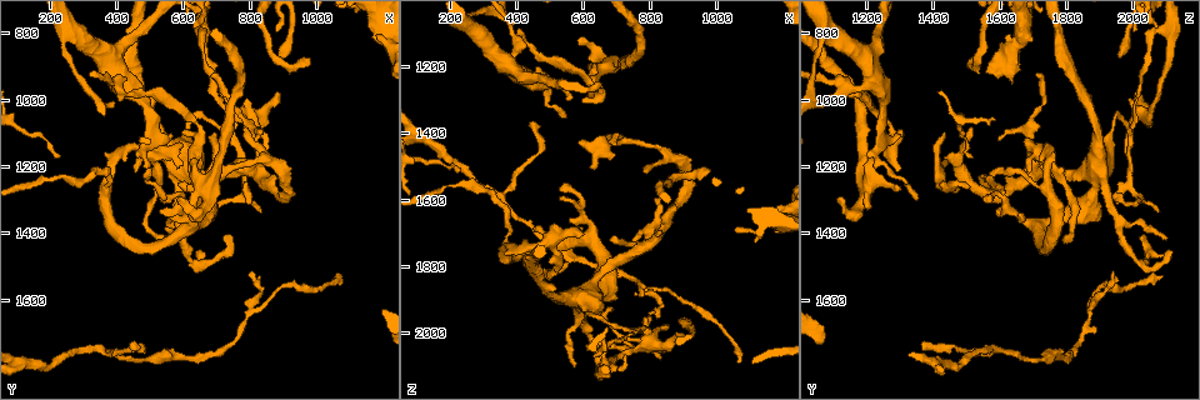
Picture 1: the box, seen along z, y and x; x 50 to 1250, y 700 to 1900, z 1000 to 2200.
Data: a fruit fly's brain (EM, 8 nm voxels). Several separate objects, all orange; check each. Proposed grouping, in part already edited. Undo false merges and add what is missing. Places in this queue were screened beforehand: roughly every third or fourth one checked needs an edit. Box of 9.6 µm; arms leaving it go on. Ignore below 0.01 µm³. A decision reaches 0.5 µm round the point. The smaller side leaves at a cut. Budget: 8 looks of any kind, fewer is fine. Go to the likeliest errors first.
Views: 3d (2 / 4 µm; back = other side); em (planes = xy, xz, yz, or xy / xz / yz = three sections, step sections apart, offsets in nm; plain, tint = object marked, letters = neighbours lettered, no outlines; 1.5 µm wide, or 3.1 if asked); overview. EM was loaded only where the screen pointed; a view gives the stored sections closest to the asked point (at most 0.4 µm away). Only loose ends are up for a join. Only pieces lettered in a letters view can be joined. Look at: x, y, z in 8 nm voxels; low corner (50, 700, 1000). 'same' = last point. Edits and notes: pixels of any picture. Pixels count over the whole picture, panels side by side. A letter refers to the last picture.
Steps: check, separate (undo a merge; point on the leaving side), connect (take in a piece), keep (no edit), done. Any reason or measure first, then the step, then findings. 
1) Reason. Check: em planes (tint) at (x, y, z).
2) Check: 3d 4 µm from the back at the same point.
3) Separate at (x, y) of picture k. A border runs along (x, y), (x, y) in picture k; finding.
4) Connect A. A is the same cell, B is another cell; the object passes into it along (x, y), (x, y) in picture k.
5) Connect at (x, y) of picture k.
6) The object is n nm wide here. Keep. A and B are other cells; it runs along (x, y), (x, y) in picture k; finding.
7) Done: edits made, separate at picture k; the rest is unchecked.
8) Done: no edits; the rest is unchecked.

An open end. Check: em planes (plain) at (820, 1120, 1600).

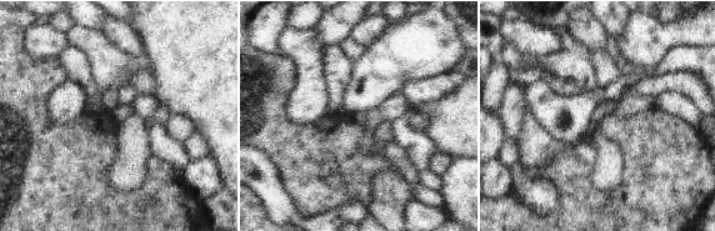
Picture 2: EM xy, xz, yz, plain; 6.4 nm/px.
Check: em planes (letters) at the same point.

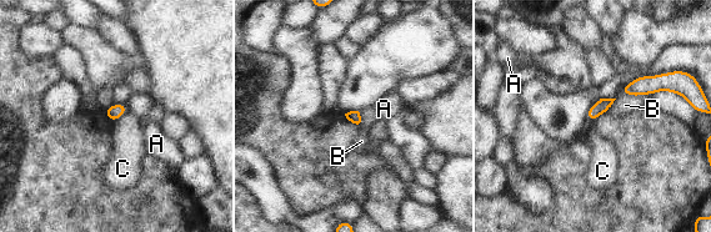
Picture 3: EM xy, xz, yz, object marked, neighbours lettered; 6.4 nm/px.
The longest contact is with B, 220 nm. Keep. A, B and C are other cells; a border runs along (128, 110), (113, 121) in picture 3; none of them fits.

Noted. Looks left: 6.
Free end. Check: em planes (letters) at (590, 1210, 1680).

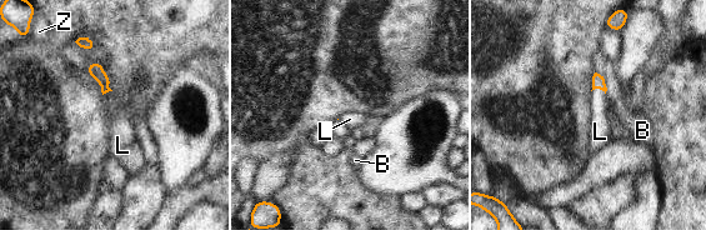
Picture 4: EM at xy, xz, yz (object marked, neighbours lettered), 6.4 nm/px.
Connect L. L is the same cell, B and Z are other cells; the object passes into it along (597, 80), (599, 88), (600, 126) in picture 4; it goes on there.

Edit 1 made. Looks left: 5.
Branch stops here. Check: em planes (letters) at (800, 1510, 1940).

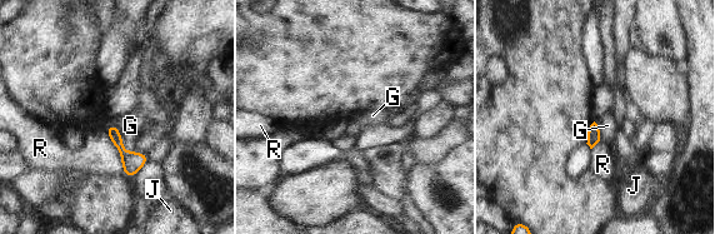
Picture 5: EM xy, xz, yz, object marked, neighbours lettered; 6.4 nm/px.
Keep. G, J and R are other cells; a border runs along (109, 123), (133, 152) in picture 5; none of them fits.

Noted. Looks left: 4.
Done: edits made, connect at picture 4; the rest is unchecked.

